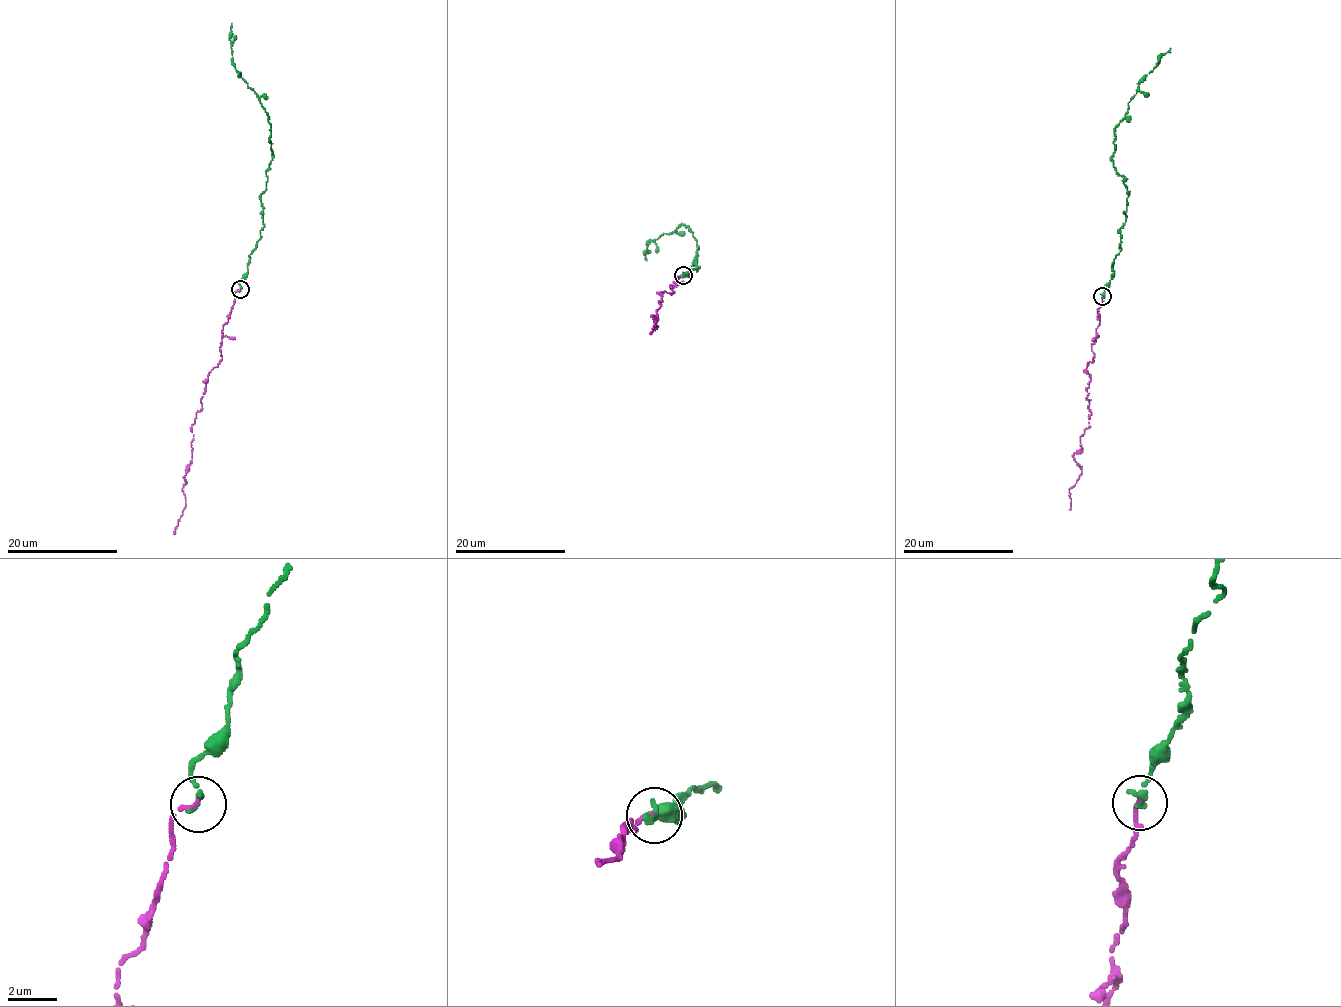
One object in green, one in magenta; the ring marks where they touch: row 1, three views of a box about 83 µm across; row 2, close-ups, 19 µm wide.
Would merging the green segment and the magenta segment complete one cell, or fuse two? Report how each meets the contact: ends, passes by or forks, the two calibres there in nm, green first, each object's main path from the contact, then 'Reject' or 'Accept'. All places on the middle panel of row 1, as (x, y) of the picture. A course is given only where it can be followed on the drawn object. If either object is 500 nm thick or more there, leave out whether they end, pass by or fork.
At the ring green ends. At the ring magenta ends. Thickness 300 nm (green) against 160 nm. Course of green: (683, 275), (700, 266), (692, 264), (698, 246), (687, 225), (650, 241), (646, 259). Course of magenta: (683, 275), (670, 285), (674, 293), (662, 292), (658, 319), (653, 318), (653, 330), (658, 326), (650, 333). Accept

